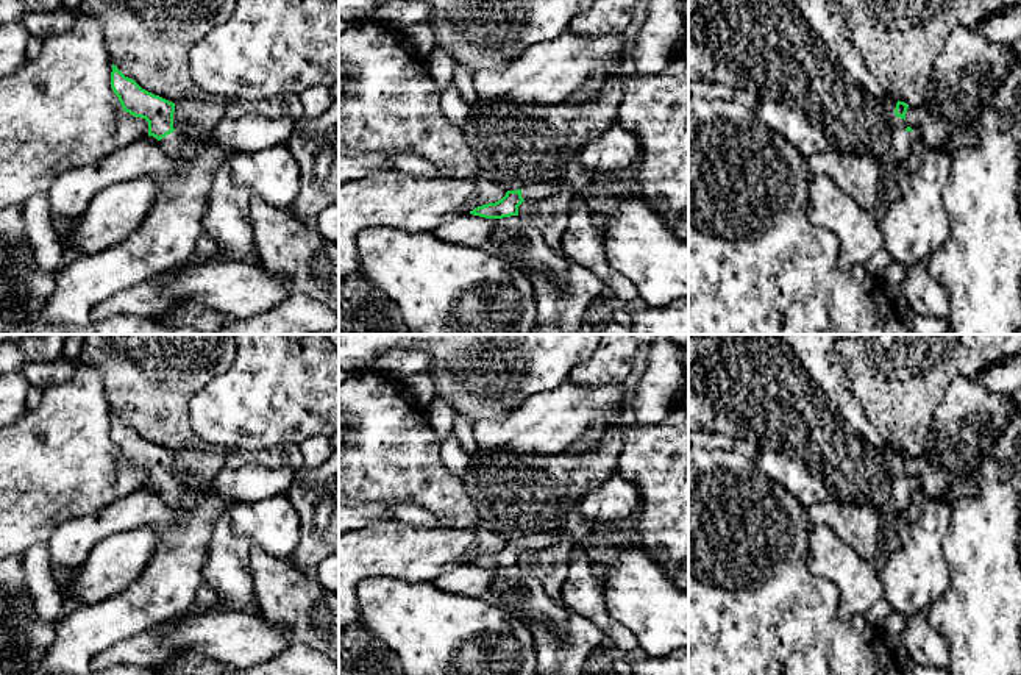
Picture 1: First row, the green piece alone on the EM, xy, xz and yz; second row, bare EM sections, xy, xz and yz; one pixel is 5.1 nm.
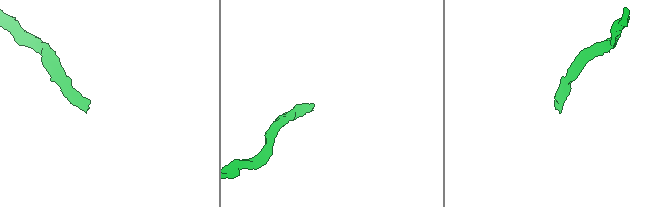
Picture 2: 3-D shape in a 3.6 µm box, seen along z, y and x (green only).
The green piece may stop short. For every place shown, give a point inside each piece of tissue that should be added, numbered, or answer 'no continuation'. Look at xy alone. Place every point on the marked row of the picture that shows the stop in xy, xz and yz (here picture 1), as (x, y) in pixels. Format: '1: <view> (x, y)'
1: xy (178, 146)

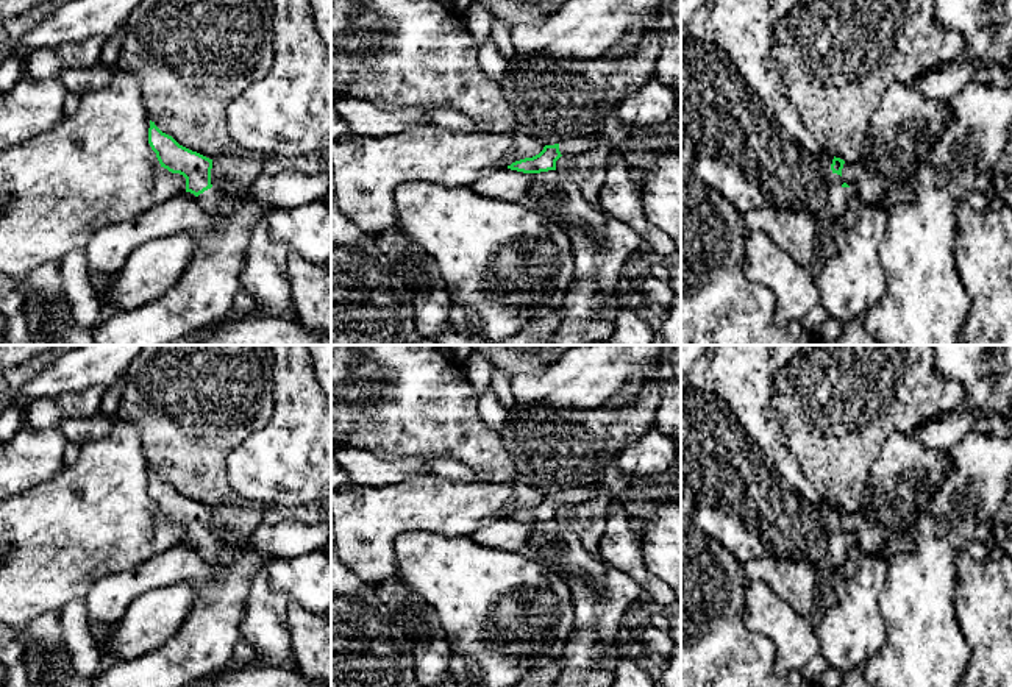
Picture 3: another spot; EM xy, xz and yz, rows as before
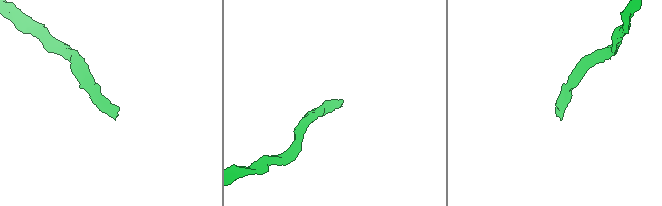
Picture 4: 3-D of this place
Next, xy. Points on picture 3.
1: xy (216, 202)

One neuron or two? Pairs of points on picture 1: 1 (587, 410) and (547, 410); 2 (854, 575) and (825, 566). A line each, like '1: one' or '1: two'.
1: one
2: one

